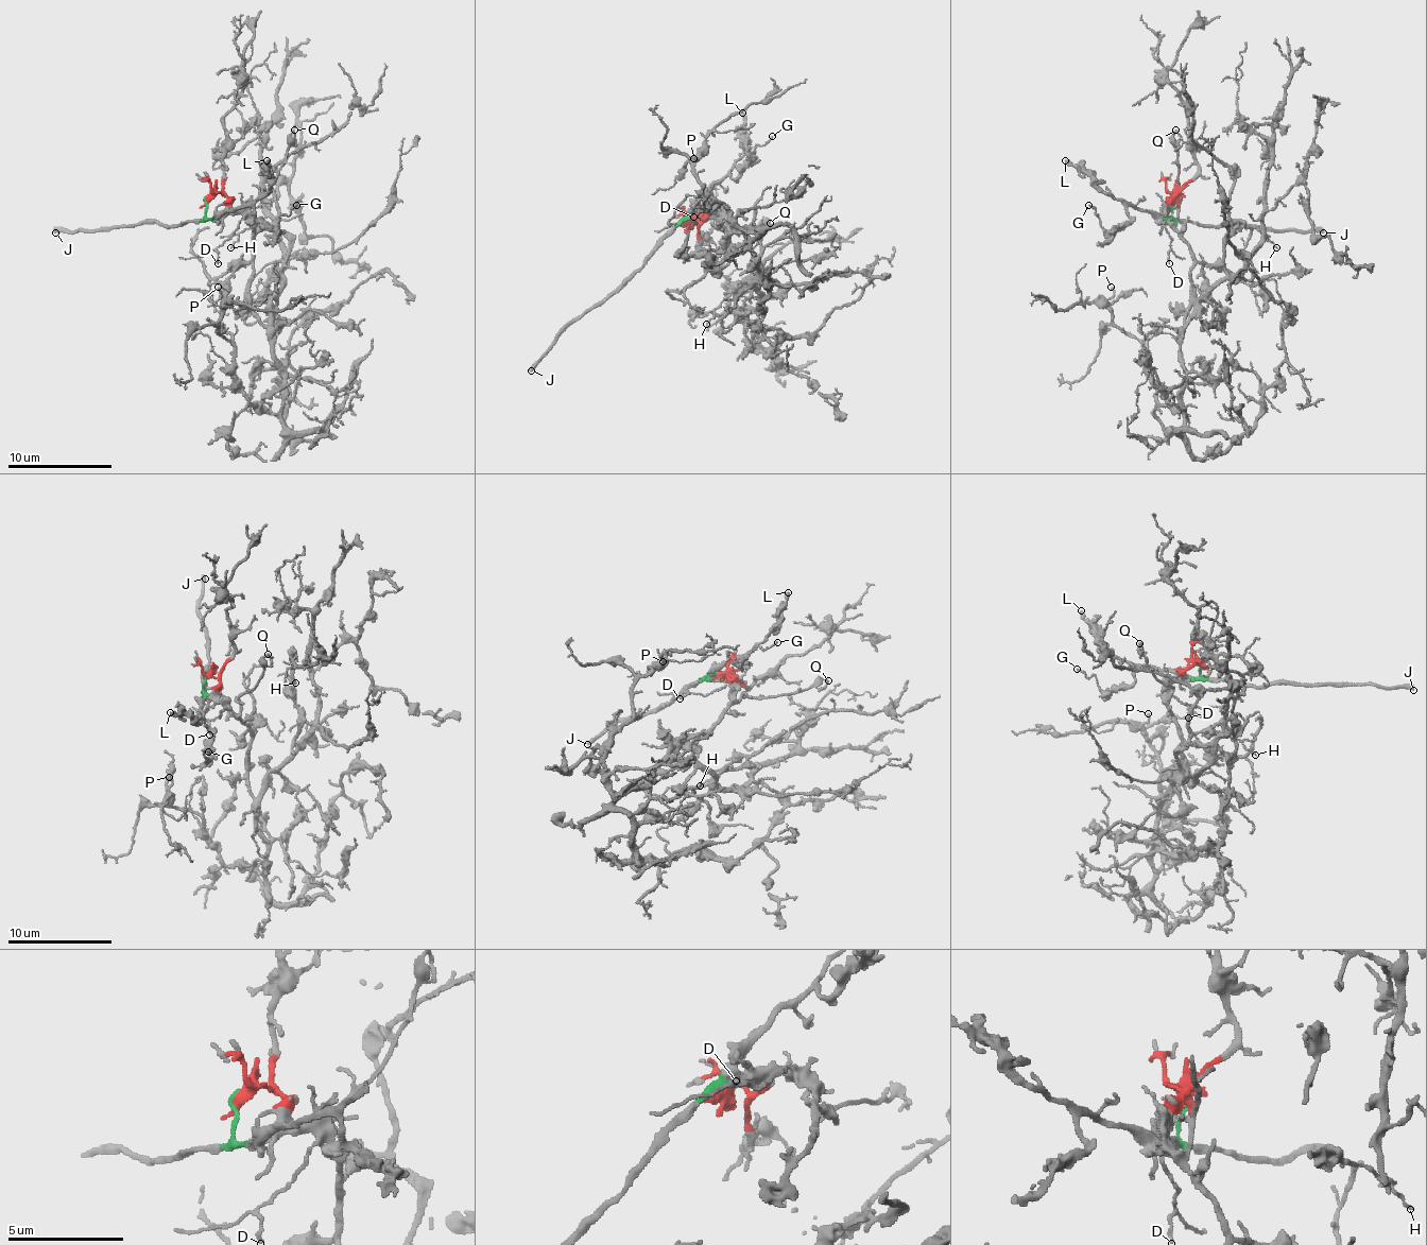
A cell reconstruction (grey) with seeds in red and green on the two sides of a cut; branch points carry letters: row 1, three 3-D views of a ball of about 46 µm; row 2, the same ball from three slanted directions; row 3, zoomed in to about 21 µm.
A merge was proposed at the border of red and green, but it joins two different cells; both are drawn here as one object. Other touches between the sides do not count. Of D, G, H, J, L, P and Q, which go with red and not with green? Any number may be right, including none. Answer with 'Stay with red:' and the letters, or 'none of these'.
Stay with red: D, H, P, Q

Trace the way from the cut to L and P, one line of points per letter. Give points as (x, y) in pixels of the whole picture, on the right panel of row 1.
L: (1178, 196), (1169, 217), (1154, 217), (1128, 207), (1104, 183), (1083, 175), (1065, 159)
P: (1178, 199), (1164, 212), (1193, 259), (1183, 414), (1146, 375), (1146, 348), (1112, 320), (1112, 288)

